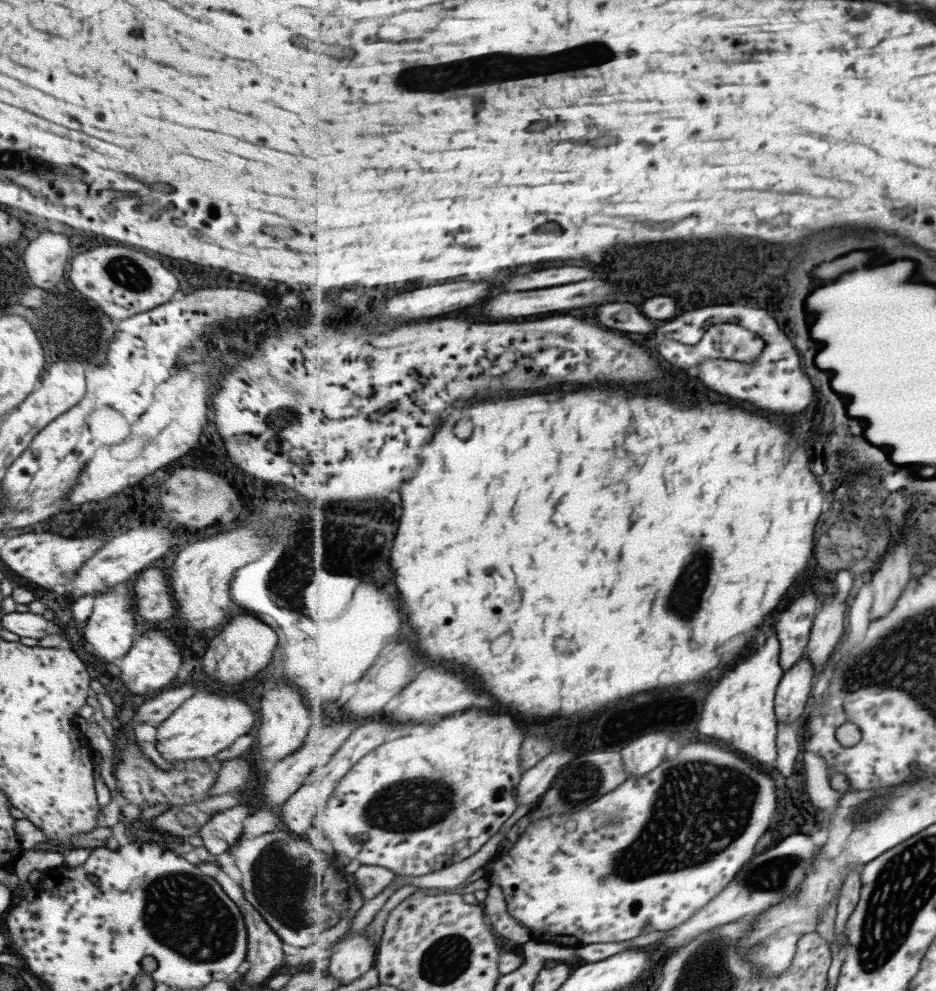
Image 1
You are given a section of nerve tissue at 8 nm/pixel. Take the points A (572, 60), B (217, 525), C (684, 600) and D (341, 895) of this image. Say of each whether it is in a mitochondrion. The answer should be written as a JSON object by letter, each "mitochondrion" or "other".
{"A":"mitochondrion","B":"other","C":"mitochondrion","D":"mitochondrion"}

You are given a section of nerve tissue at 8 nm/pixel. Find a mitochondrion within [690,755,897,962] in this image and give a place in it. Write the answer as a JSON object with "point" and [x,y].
{"point":[774,878]}

